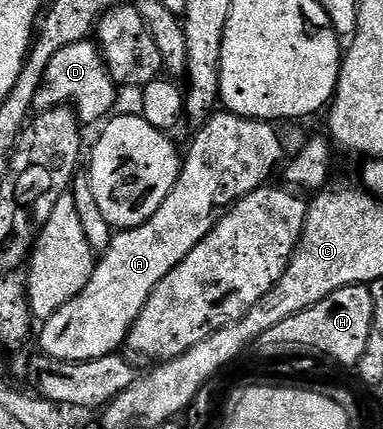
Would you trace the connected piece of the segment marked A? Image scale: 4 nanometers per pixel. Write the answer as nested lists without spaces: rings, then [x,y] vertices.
[[[230,112],[219,113],[212,113],[196,129],[199,131],[196,132],[191,147],[185,150],[179,179],[173,192],[165,196],[165,204],[161,204],[161,208],[157,208],[157,212],[153,212],[153,216],[145,224],[132,230],[118,231],[112,237],[109,248],[102,251],[101,257],[96,261],[95,271],[86,288],[42,323],[39,346],[46,357],[56,358],[59,362],[88,362],[116,353],[126,343],[131,325],[145,308],[157,284],[161,284],[161,280],[165,280],[165,276],[169,276],[169,272],[173,272],[173,268],[177,268],[177,264],[181,264],[181,260],[185,260],[185,256],[189,256],[189,252],[193,252],[193,248],[197,248],[197,244],[201,244],[201,240],[209,236],[221,212],[230,210],[249,192],[268,185],[270,178],[267,177],[274,172],[279,161],[284,161],[283,142],[275,131],[278,129],[269,122],[243,118]]]

